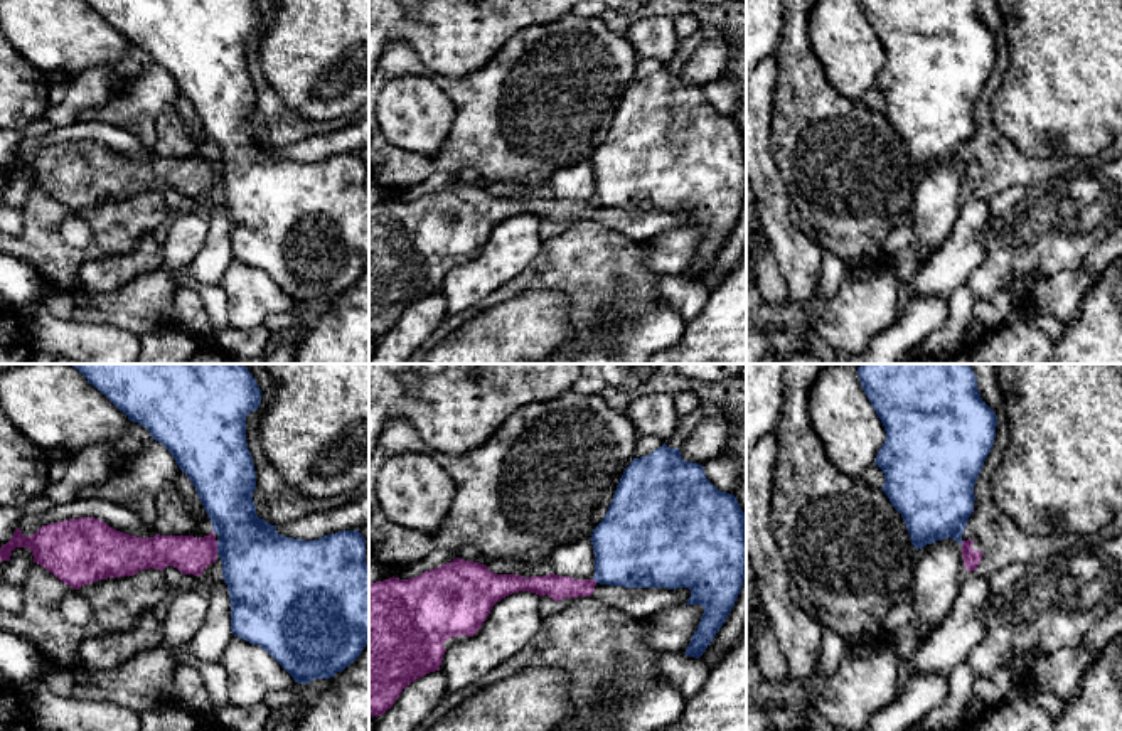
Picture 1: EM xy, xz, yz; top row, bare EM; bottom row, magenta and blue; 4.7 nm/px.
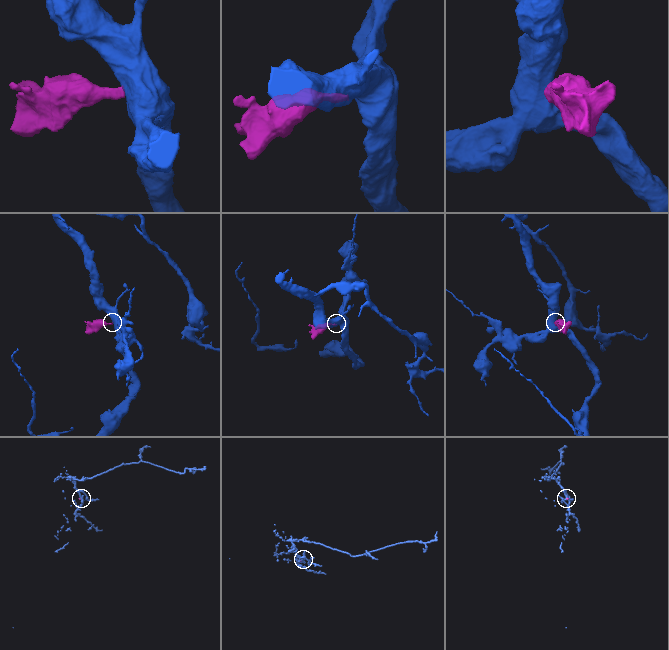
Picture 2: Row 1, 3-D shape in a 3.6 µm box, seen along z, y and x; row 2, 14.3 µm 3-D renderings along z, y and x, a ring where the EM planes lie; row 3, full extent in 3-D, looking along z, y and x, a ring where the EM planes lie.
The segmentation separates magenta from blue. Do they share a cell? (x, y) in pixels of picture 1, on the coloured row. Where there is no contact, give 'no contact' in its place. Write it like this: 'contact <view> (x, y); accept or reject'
contact xy (216, 546); reject

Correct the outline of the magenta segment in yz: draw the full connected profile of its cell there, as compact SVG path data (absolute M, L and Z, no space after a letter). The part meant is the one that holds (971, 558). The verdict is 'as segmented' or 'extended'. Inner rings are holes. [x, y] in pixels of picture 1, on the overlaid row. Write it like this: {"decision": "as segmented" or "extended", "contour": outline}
{"decision": "extended", "contour": "M967 527L962 534L962 558L967 571L975 571L982 559L979 541L975 534Z"}

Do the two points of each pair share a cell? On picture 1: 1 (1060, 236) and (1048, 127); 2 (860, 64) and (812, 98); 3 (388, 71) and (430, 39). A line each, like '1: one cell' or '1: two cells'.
1: two cells
2: two cells
3: two cells

